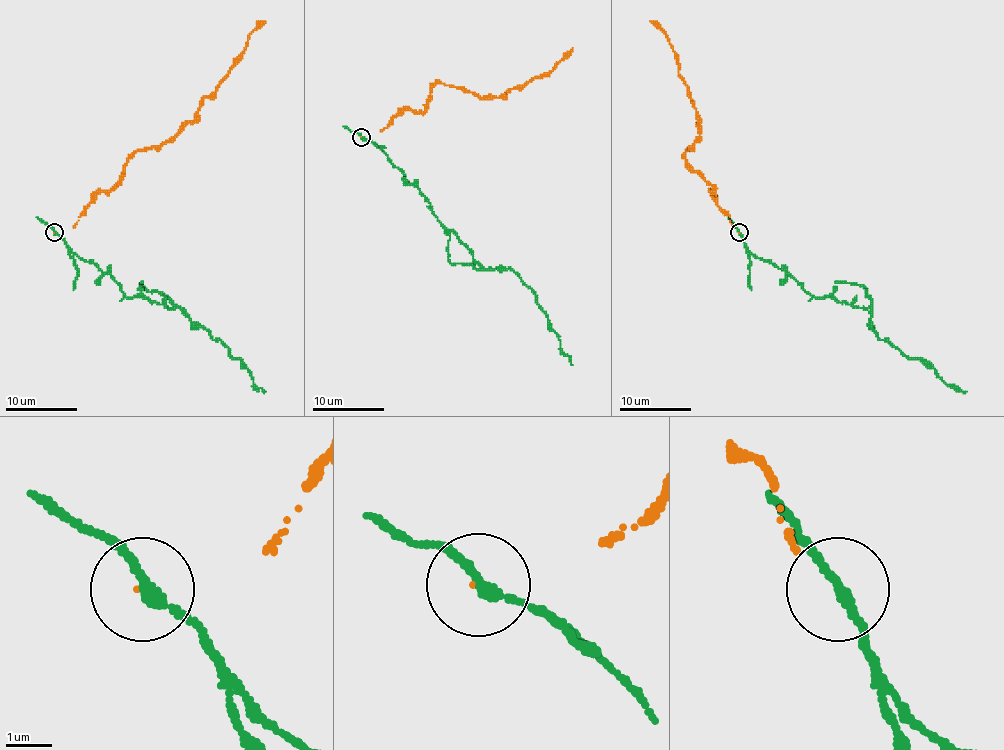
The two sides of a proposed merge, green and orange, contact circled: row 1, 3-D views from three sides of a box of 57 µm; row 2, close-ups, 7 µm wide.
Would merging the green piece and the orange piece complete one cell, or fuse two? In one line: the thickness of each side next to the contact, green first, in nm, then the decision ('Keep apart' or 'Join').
Thickness 200 nm (green) against 20 nm. Keep apart

